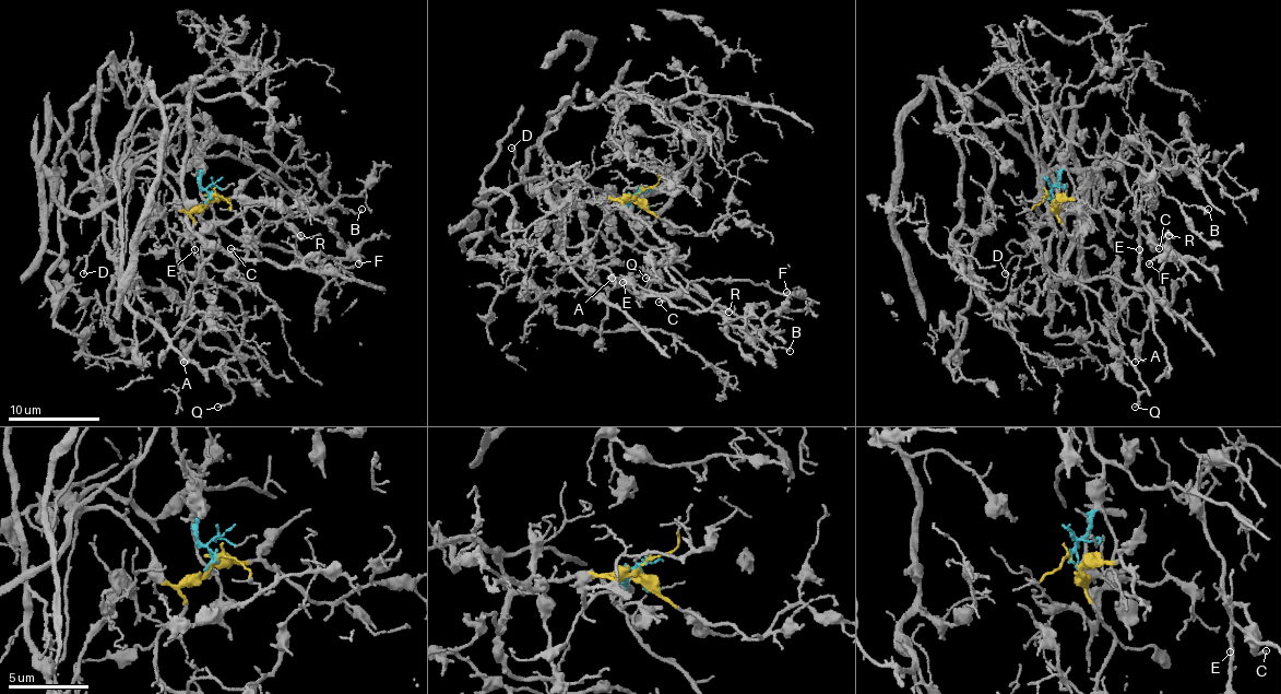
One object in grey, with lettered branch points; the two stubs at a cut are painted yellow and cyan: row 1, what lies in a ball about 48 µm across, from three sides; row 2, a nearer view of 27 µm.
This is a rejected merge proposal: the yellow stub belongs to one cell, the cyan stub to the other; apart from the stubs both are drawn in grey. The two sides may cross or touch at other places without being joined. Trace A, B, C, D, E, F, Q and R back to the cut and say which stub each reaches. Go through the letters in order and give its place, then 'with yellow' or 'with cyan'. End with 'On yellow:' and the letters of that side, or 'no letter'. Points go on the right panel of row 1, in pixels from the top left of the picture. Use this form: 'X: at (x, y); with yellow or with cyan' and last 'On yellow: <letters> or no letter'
A: at (1135, 362); with yellow
B: at (1208, 209); with cyan
C: at (1159, 248); with yellow
D: at (1005, 273); with cyan
E: at (1139, 249); with yellow
F: at (1149, 263); with yellow
Q: at (1135, 407); with yellow
R: at (1169, 235); with yellow
On yellow: A, C, E, F, Q, R

